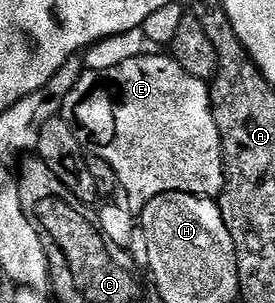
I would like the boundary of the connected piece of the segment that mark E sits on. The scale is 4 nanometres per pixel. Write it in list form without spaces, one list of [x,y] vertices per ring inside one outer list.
[[[170,55],[129,59],[104,73],[84,71],[67,97],[65,116],[76,129],[84,150],[111,164],[127,196],[125,205],[132,211],[142,211],[157,195],[166,193],[191,193],[194,197],[215,199],[223,191],[223,144],[211,110],[208,82],[189,75]]]

